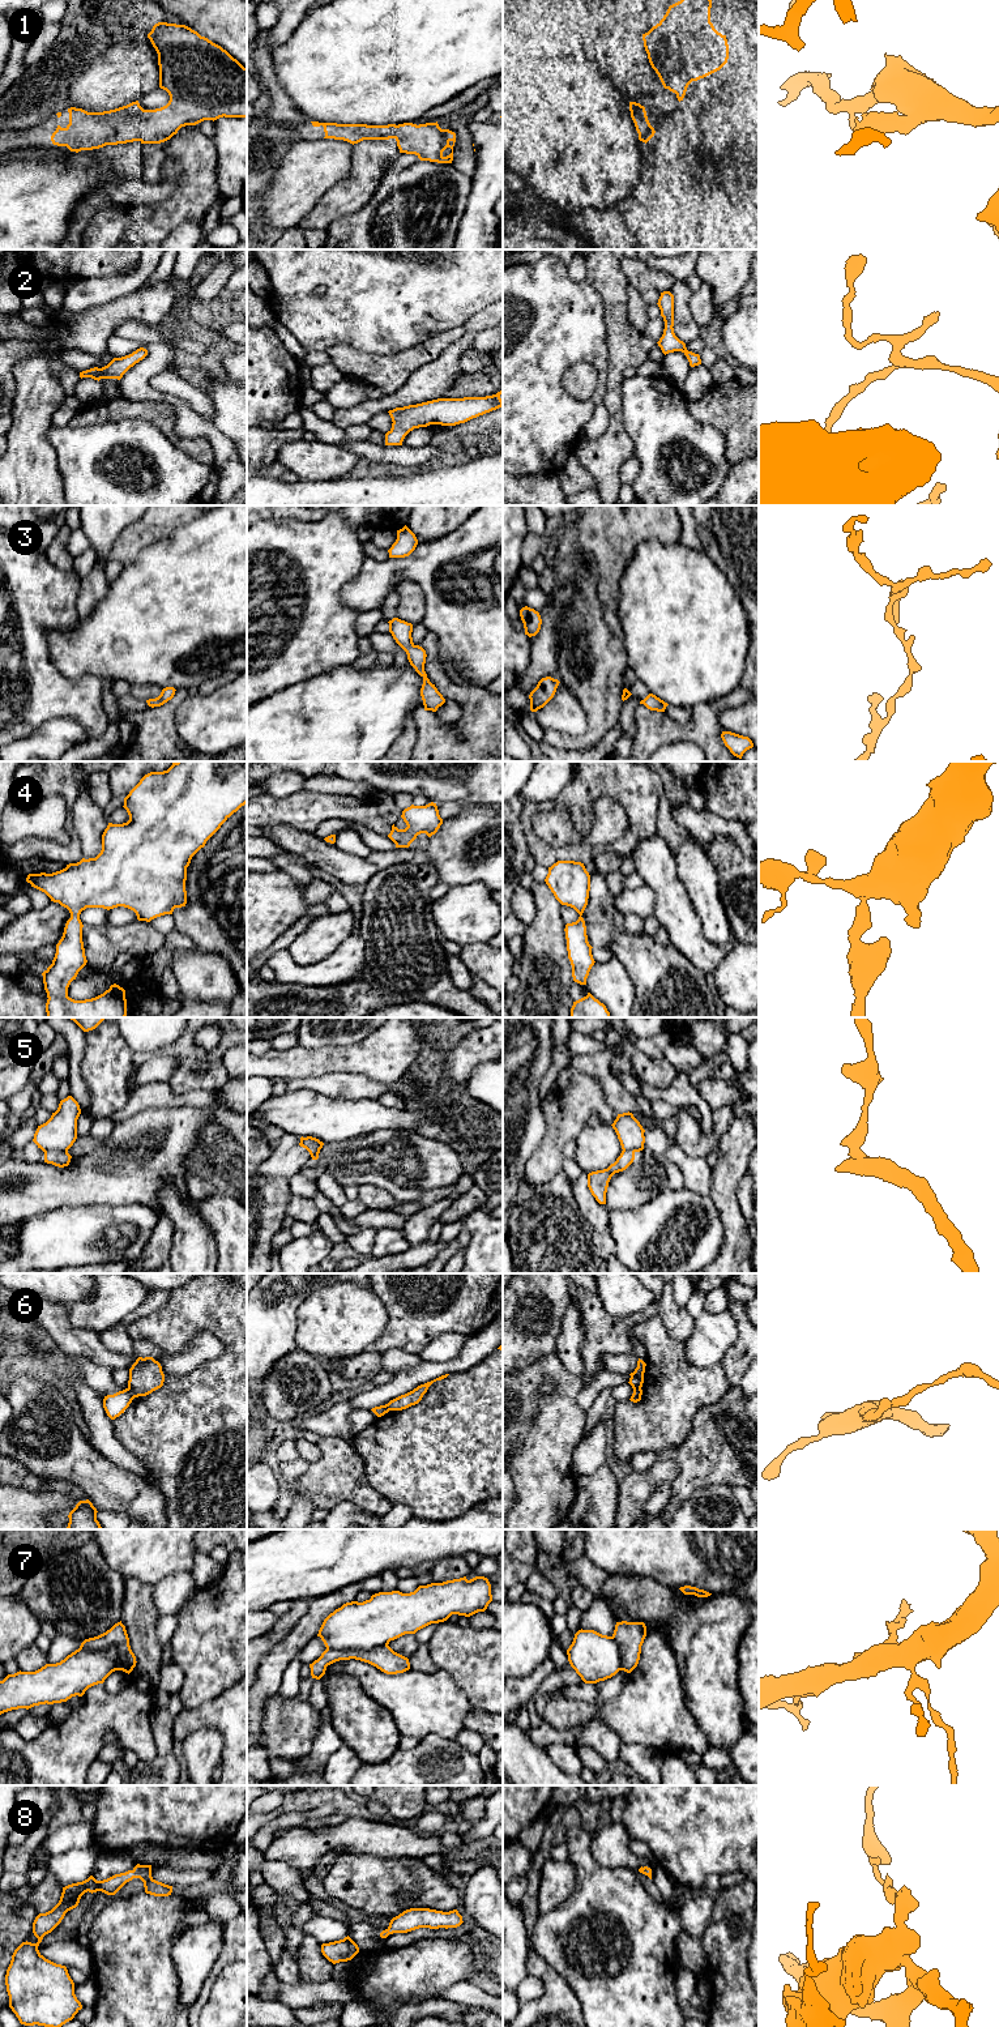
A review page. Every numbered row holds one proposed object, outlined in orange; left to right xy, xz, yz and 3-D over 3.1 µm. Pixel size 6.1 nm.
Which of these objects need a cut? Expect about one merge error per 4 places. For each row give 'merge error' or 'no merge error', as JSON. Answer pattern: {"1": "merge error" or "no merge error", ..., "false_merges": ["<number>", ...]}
{"1": "no merge error", "2": "no merge error", "3": "no merge error", "4": "no merge error", "5": "merge error", "6": "merge error", "7": "merge error", "8": "no merge error", "false_merges": ["5", "6", "7"]}

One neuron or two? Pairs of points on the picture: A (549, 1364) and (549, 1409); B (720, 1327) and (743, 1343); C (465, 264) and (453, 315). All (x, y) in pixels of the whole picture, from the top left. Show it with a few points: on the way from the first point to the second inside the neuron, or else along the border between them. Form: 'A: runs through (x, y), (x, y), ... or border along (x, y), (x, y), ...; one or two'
A: runs through (558, 1375), (560, 1378), (560, 1398); one
B: border along (728, 1309), (735, 1322), (737, 1338), (720, 1361); two
C: runs through (453, 277), (453, 302); one

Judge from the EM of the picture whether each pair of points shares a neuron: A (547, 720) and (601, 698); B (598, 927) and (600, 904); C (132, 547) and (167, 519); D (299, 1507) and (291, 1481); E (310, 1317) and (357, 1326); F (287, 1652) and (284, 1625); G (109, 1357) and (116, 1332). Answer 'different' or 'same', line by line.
A: different
B: same
C: same
D: same
E: same
F: different
G: different

